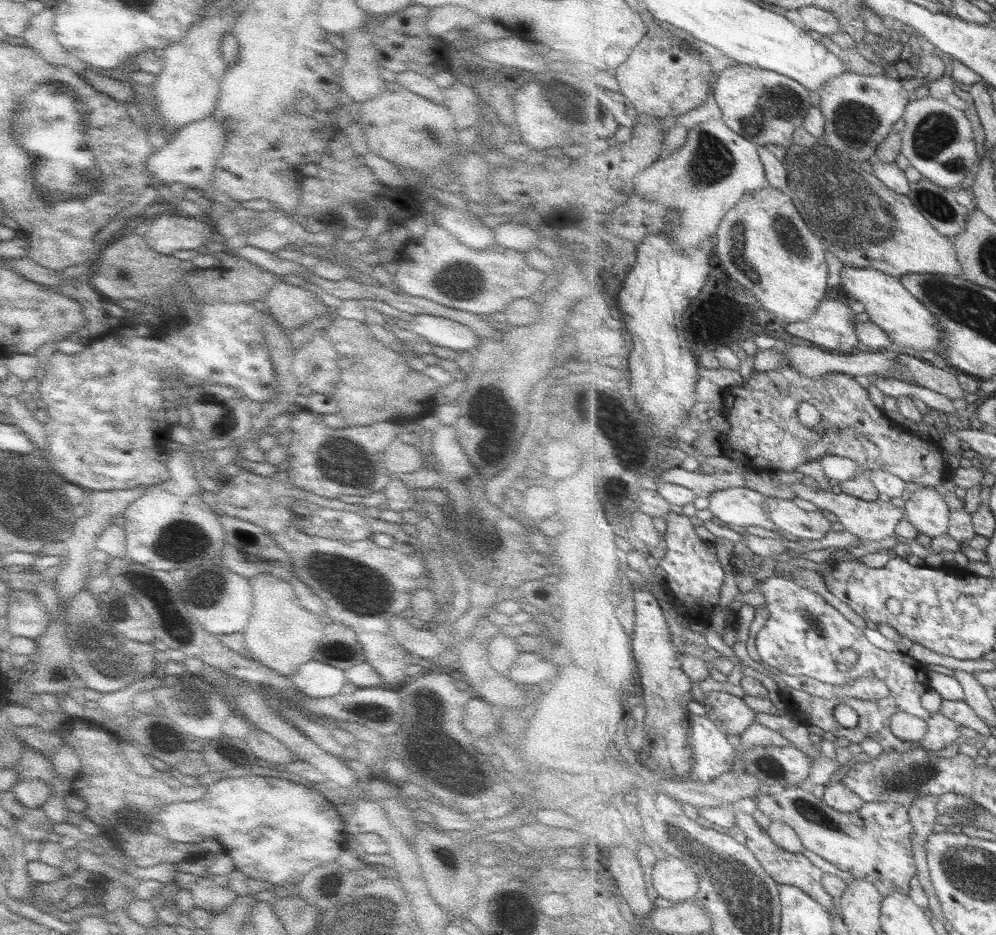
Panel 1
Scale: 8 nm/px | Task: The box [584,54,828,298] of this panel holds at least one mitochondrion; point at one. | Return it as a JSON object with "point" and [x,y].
{"point":[775,103]}

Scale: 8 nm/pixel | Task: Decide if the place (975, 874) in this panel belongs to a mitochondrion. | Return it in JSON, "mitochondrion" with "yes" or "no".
{"mitochondrion":"yes"}

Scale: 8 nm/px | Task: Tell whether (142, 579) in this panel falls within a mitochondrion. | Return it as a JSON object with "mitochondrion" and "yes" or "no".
{"mitochondrion":"yes"}

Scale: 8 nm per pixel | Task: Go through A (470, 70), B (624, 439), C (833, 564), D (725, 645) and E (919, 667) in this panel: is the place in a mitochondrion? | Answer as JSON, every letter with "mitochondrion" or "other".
{"A":"other","B":"mitochondrion","C":"other","D":"other","E":"other"}

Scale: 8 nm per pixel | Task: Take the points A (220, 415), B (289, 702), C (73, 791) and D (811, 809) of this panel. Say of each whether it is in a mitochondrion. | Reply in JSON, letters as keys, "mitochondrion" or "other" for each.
{"A":"mitochondrion","B":"other","C":"other","D":"mitochondrion"}

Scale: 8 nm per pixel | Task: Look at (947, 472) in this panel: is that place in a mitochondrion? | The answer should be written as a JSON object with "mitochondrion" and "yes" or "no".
{"mitochondrion":"no"}

